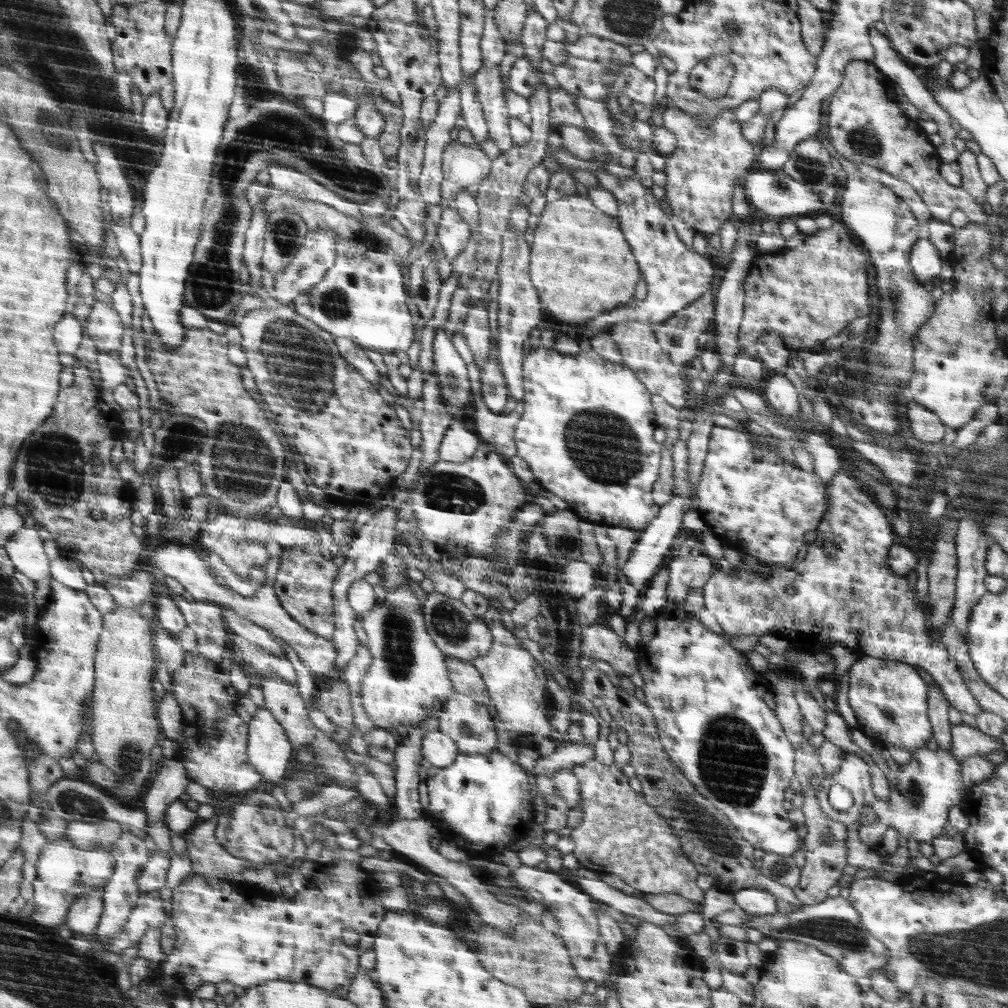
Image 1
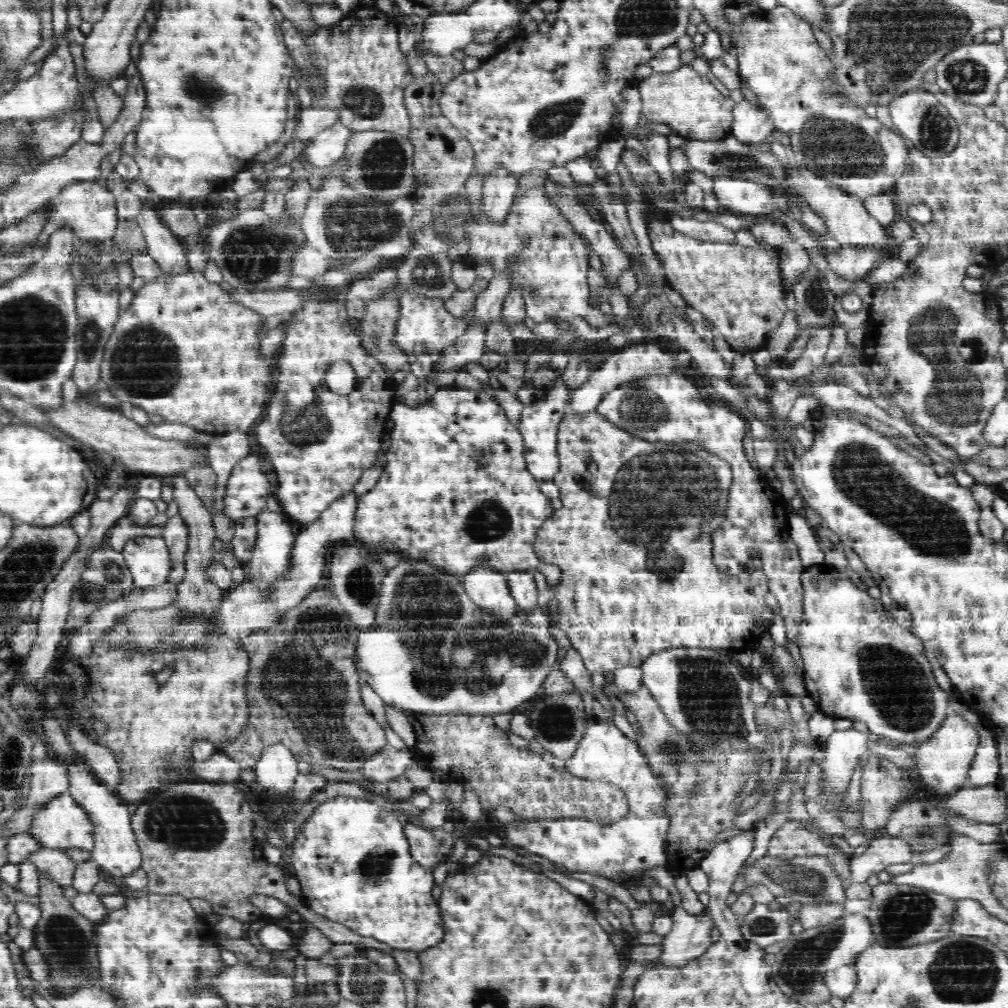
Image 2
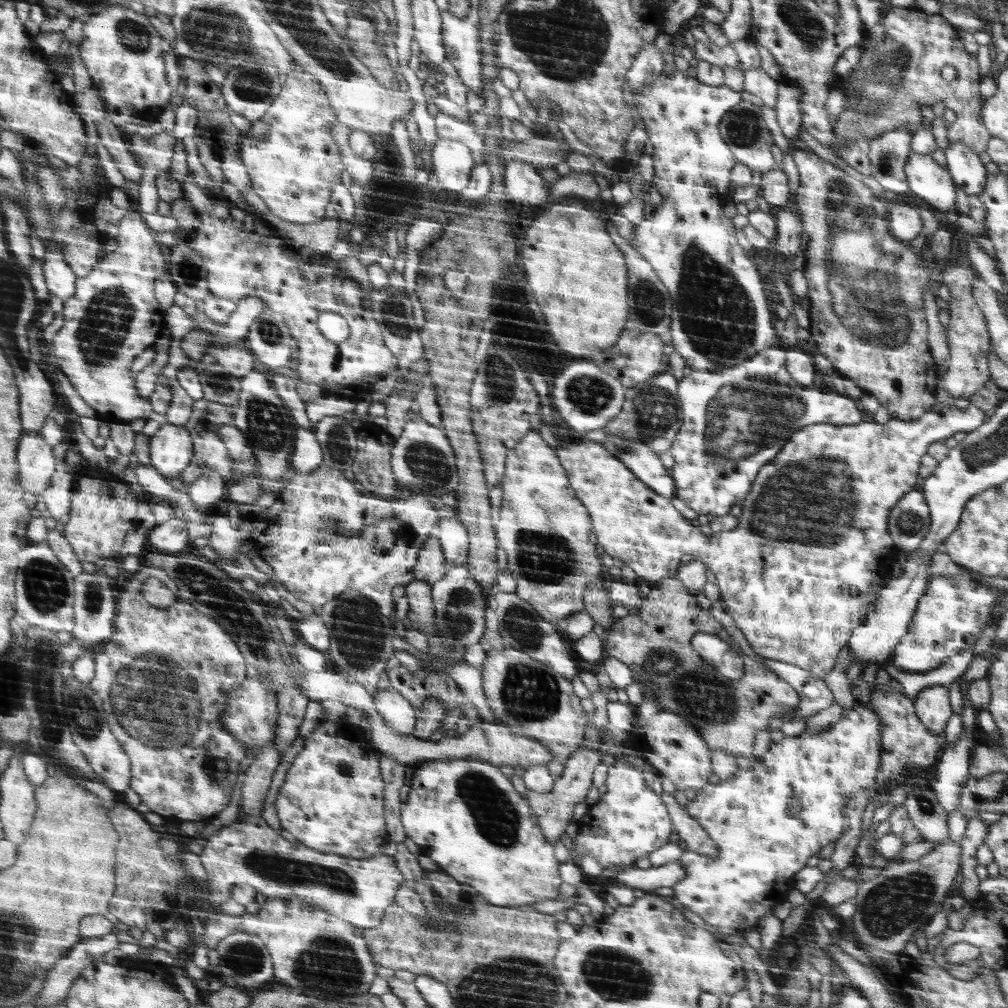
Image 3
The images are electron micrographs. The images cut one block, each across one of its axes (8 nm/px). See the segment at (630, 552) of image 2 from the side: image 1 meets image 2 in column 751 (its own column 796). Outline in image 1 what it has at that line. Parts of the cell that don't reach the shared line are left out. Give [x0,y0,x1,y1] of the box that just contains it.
[703,470,982,718]

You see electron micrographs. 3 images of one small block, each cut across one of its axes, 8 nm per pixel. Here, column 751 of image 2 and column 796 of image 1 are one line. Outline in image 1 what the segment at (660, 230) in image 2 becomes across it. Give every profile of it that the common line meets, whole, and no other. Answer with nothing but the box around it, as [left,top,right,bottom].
[738,222,870,350]

